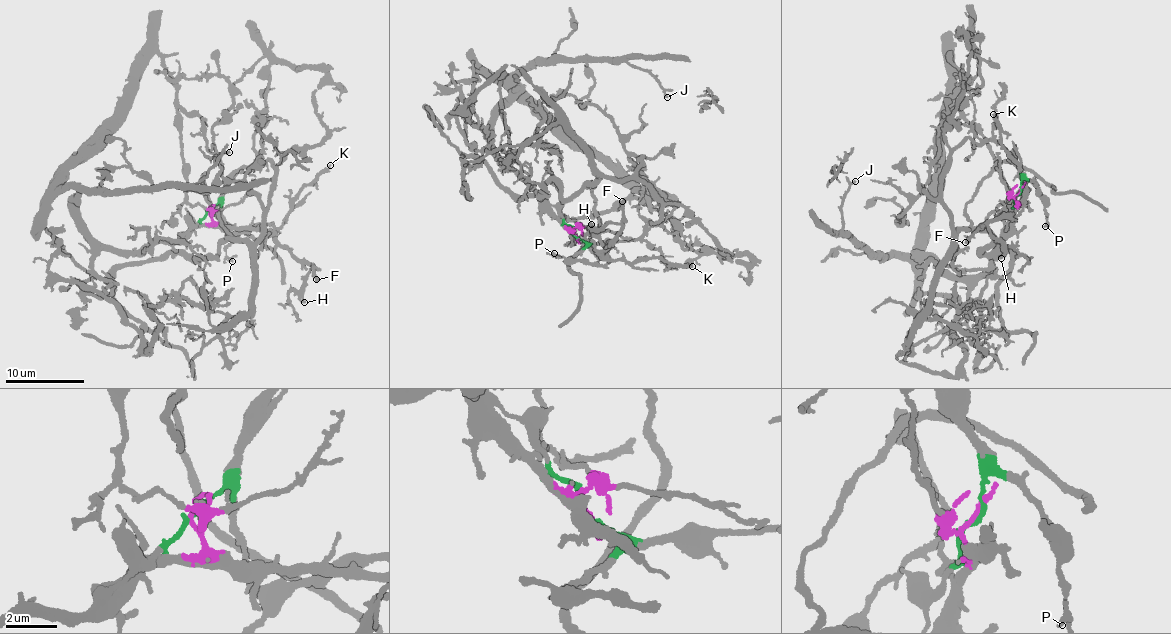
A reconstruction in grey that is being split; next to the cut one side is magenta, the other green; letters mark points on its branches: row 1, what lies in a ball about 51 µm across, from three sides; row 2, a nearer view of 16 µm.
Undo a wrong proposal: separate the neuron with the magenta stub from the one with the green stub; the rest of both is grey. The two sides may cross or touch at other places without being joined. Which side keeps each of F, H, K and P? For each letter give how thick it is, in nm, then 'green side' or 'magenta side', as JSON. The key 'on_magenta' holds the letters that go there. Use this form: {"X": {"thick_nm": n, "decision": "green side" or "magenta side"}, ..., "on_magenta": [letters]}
{"F": {"thick_nm": 260, "decision": "magenta side"}, "H": {"thick_nm": 170, "decision": "magenta side"}, "K": {"thick_nm": 240, "decision": "magenta side"}, "P": {"thick_nm": 200, "decision": "green side"}, "on_magenta": ["F", "H", "K"]}

